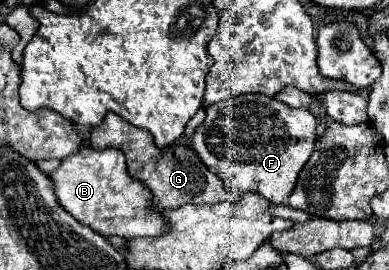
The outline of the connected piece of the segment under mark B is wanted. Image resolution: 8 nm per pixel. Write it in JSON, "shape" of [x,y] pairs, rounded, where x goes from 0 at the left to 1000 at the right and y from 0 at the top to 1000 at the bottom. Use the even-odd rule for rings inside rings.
{"shape":[[[234,544],[188,567],[157,596],[157,619],[131,648],[152,752],[193,796],[193,811],[234,833],[265,878],[306,870],[321,885],[368,870],[429,863],[434,826],[419,811],[419,774],[398,774],[398,737],[383,700],[332,648],[321,581],[306,552],[244,559]]]}

